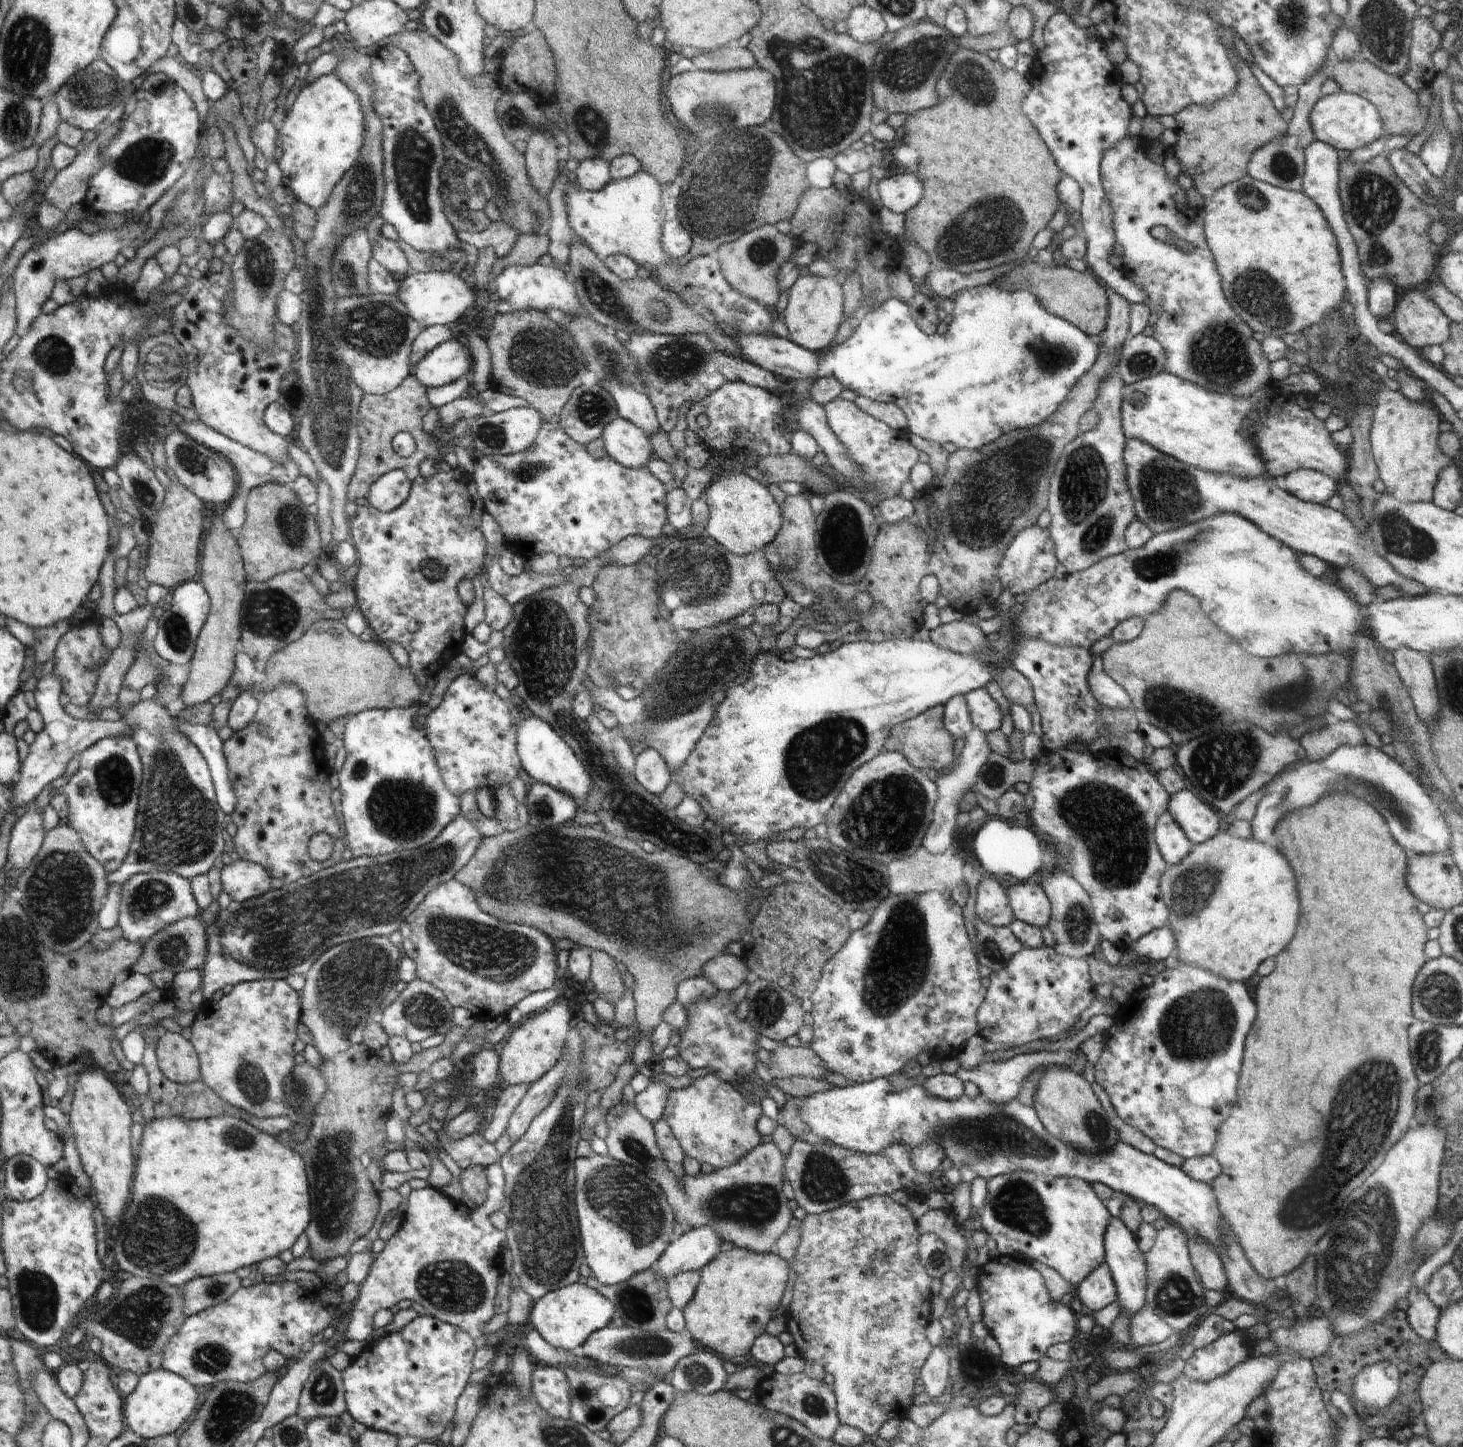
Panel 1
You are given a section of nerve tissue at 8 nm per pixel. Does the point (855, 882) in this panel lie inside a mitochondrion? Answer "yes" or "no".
yes

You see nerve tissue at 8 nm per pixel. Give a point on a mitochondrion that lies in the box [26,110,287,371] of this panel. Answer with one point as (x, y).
(145, 163)

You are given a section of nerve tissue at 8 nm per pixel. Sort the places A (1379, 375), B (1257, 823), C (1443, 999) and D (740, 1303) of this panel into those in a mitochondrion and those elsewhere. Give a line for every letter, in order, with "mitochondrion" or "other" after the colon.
A: other
B: other
C: mitochondrion
D: other

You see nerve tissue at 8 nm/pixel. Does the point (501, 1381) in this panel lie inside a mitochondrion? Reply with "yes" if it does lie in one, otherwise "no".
no

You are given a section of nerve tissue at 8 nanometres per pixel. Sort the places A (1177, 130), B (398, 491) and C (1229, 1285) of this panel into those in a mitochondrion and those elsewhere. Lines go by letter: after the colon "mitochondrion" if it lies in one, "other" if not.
A: other
B: mitochondrion
C: other

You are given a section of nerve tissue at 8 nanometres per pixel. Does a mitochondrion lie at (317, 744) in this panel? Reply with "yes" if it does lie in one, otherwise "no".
no

